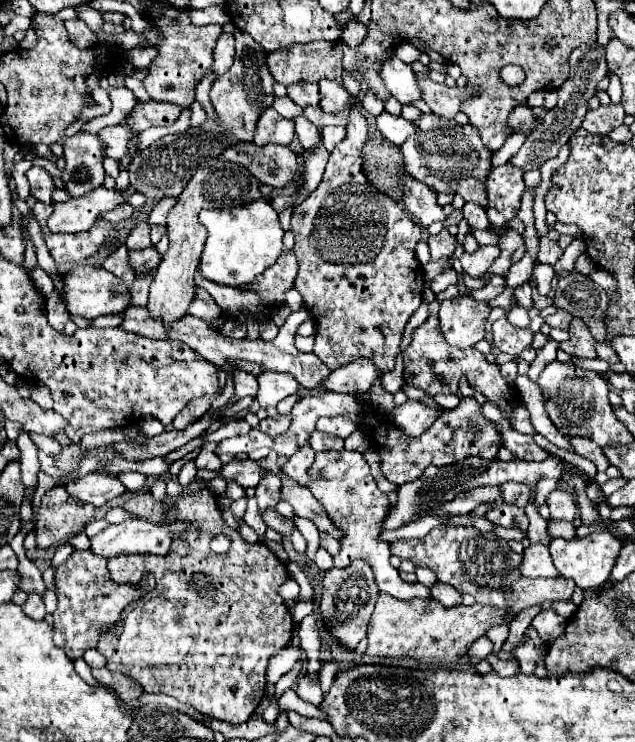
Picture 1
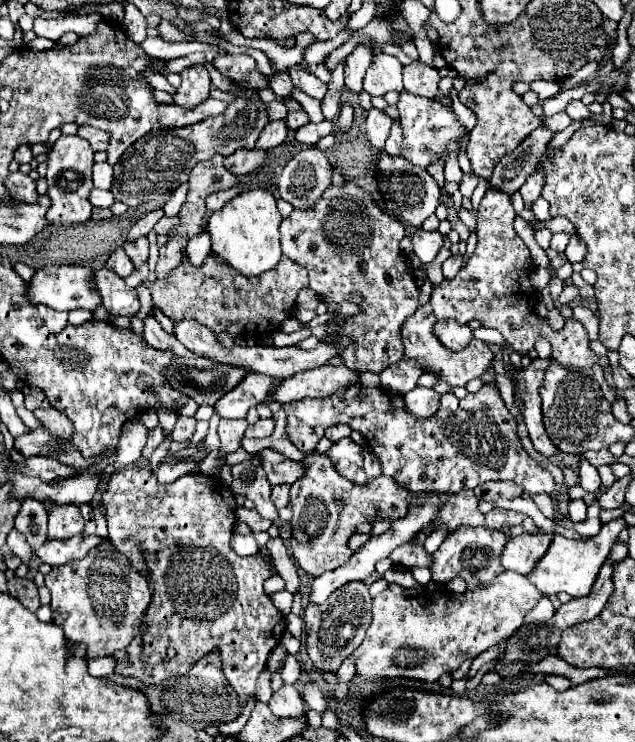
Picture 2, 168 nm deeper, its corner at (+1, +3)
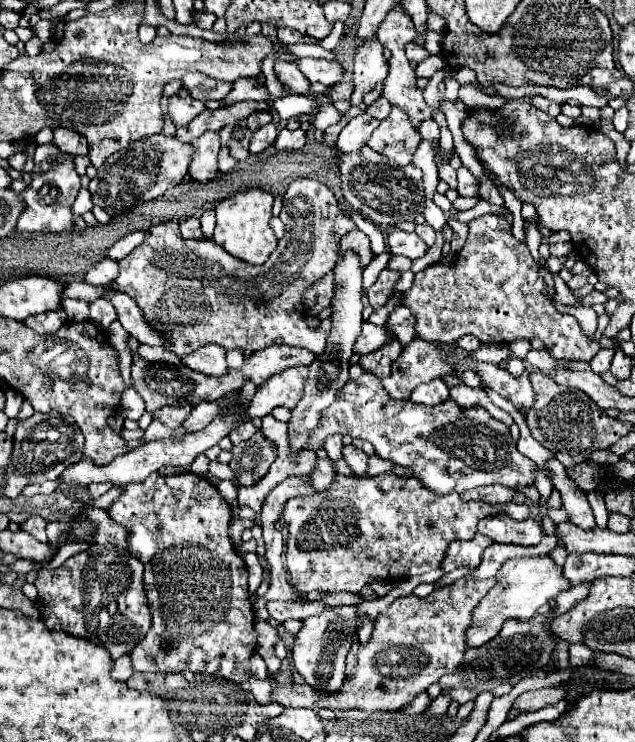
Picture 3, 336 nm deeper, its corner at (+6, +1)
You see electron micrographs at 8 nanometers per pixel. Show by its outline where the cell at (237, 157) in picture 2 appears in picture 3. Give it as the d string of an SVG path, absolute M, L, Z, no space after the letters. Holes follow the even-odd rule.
M222 146L220 154L218 154L218 170L220 172L230 172L234 166L236 166L236 160L230 156L230 150Z

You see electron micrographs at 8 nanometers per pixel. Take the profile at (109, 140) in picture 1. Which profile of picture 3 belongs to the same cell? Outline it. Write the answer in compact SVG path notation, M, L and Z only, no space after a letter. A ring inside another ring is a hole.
M54 128L54 140L52 144L56 148L60 148L62 152L68 154L88 154L88 146L86 146L86 138L82 138L82 134L74 132L74 130L66 130L66 128Z

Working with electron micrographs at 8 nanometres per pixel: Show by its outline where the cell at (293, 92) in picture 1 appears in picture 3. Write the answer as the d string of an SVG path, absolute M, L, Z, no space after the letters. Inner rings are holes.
M240 78L232 84L230 94L226 94L226 98L222 98L220 102L226 106L240 100L268 100L268 98L270 94L266 88L258 84L258 78Z

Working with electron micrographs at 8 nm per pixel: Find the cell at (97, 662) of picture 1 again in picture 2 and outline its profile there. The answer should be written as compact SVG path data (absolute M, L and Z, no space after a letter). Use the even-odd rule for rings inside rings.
M103 656L103 658L93 658L89 660L89 674L91 676L109 676L113 674L113 658Z

